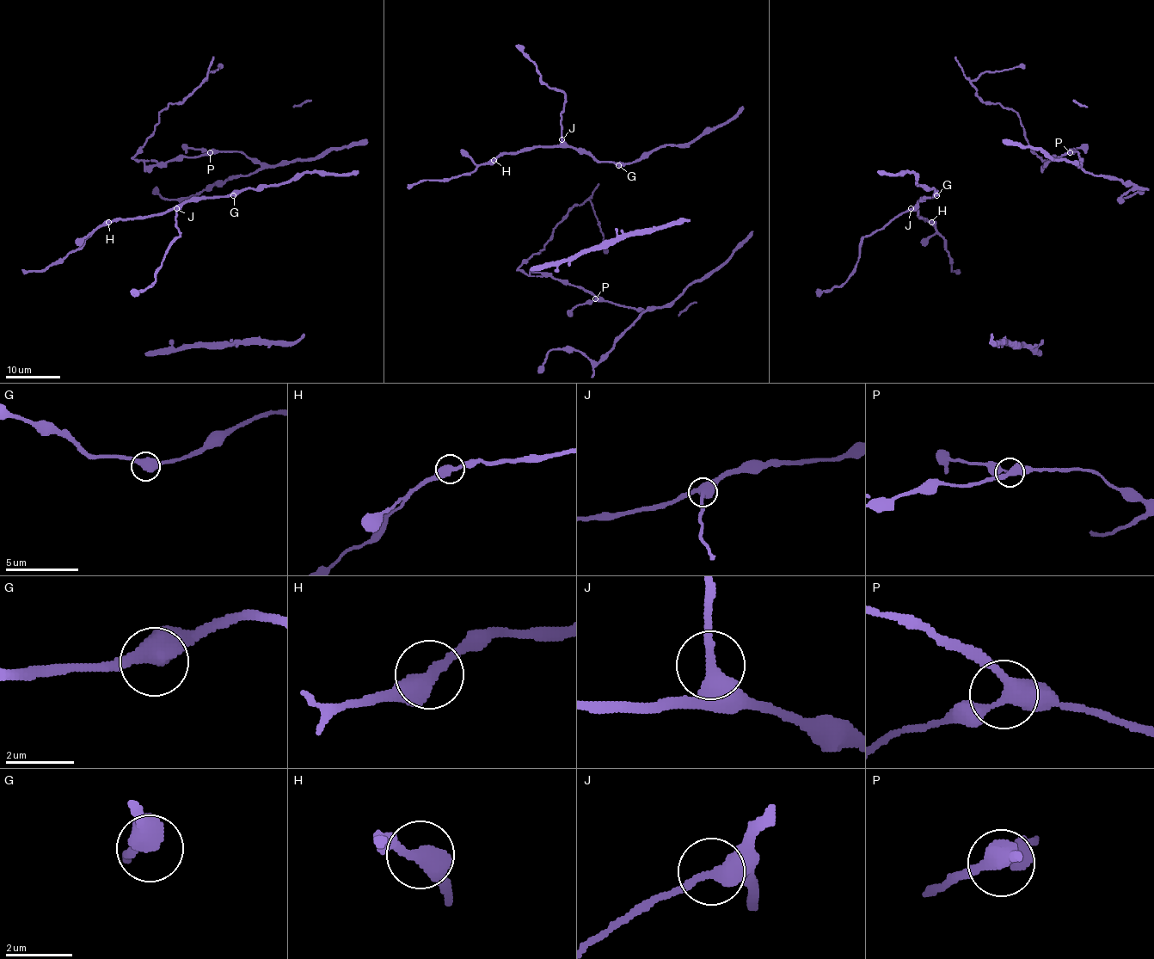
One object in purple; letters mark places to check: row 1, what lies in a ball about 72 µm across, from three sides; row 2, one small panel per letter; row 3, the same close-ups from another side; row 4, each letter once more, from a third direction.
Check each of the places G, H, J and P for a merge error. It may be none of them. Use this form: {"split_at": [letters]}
{"split_at": ["J"]}

